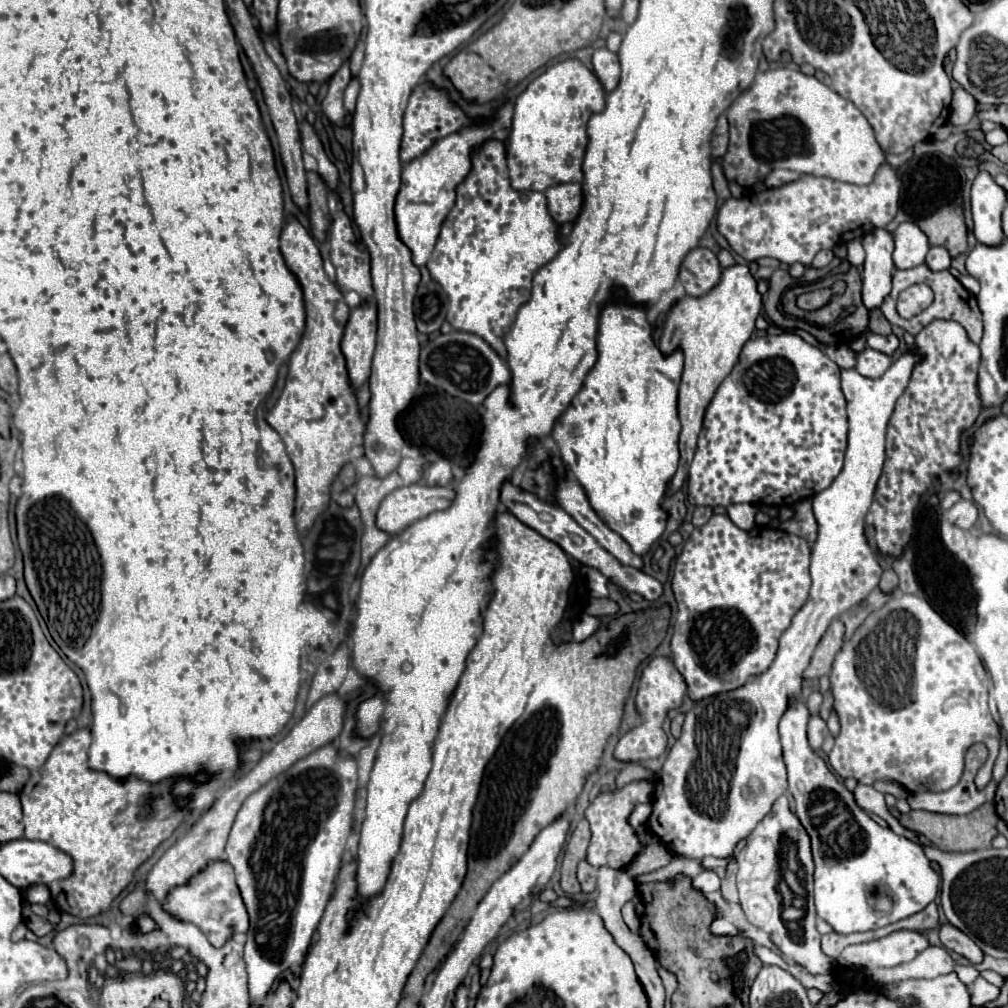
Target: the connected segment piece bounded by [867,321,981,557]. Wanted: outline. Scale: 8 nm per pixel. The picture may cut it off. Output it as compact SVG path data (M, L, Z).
M931 321L931 325L923 327L921 333L915 335L915 343L911 347L907 347L907 351L915 353L915 355L921 355L921 361L915 363L913 367L913 375L911 375L911 381L905 389L905 393L897 399L897 405L895 405L895 411L893 411L893 417L889 421L889 431L887 431L887 459L885 459L885 467L883 467L883 475L877 483L877 491L875 491L875 499L873 499L873 505L867 513L867 523L875 527L875 541L877 541L877 547L881 553L885 555L891 555L891 557L899 557L903 553L903 547L909 543L911 539L911 533L913 533L913 513L915 513L915 507L919 505L919 499L921 495L927 491L927 487L931 485L931 481L943 473L943 471L949 471L953 467L957 467L961 463L961 433L965 429L969 429L977 417L979 417L979 411L981 411L981 399L979 399L979 393L977 393L977 365L979 365L979 345L975 345L969 337L967 337L967 331L955 323L955 321Z

